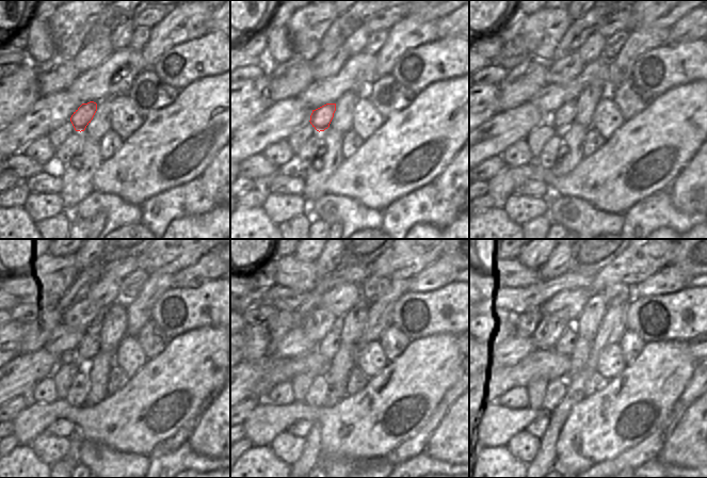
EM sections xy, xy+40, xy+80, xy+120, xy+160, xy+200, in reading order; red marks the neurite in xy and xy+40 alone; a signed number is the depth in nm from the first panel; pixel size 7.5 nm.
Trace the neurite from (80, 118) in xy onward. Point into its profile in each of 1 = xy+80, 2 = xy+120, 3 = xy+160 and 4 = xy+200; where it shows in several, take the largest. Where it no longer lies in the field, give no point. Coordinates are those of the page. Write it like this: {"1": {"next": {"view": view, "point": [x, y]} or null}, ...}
{"1": {"next": {"view": "xy+80", "point": [564, 116]}}, "2": {"next": {"view": "xy+120", "point": [89, 348]}}, "3": {"next": {"view": "xy+160", "point": [330, 346]}}, "4": {"next": {"view": "xy+200", "point": [566, 345]}}}

